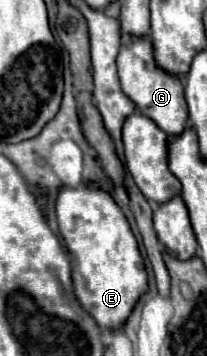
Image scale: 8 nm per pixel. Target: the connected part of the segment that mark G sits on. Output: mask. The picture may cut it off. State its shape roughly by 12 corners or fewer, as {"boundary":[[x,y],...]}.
{"boundary":[[126,35],[122,91],[168,135],[188,125],[178,75],[154,61],[148,37]]}

